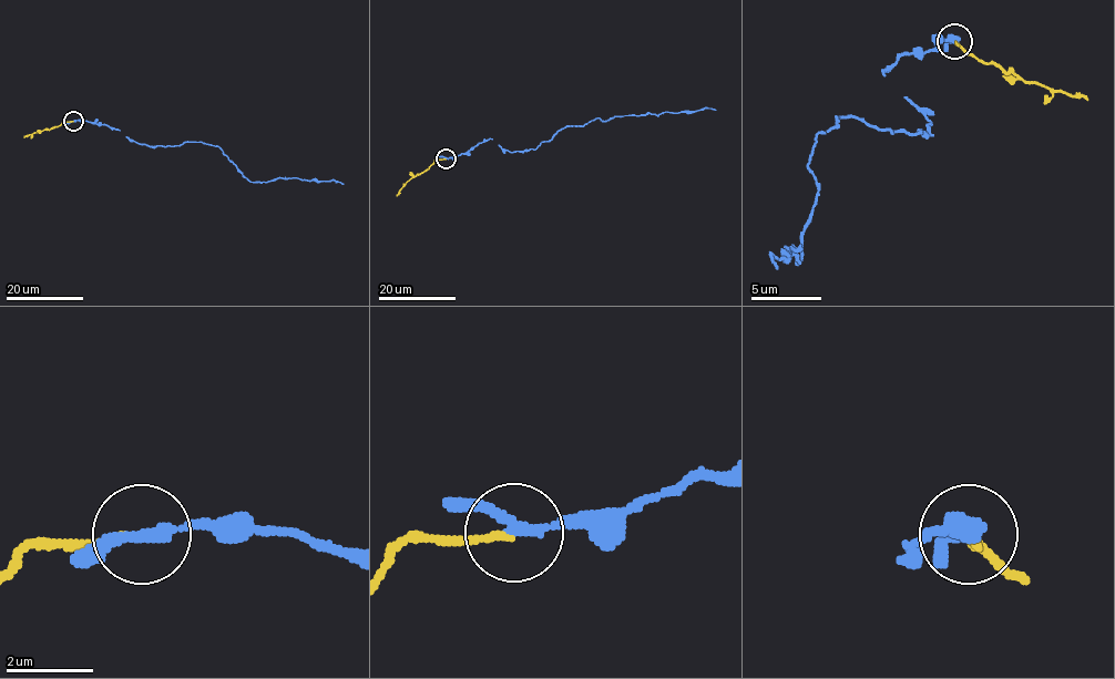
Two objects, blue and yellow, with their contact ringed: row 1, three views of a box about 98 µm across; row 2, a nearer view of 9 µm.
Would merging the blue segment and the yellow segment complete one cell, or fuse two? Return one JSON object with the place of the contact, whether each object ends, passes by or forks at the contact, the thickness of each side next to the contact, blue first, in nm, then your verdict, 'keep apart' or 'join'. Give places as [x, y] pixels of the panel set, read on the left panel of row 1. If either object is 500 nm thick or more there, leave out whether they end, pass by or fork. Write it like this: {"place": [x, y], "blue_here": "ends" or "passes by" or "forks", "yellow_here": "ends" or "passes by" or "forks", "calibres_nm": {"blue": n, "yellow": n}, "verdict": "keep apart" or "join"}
{"place": [73, 121], "blue_here": "passes by", "yellow_here": "ends", "calibres_nm": {"blue": 240, "yellow": 170}, "verdict": "join"}

